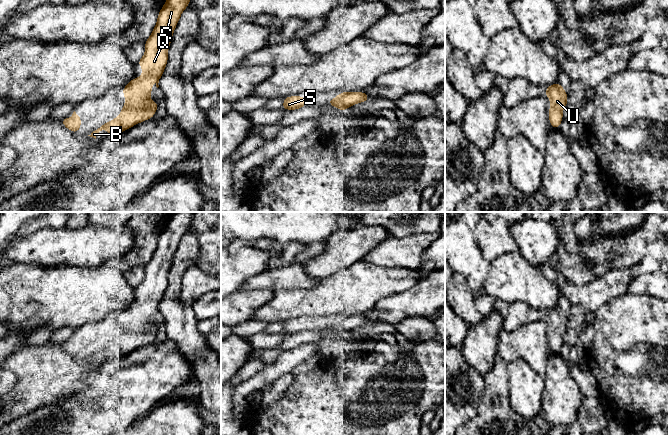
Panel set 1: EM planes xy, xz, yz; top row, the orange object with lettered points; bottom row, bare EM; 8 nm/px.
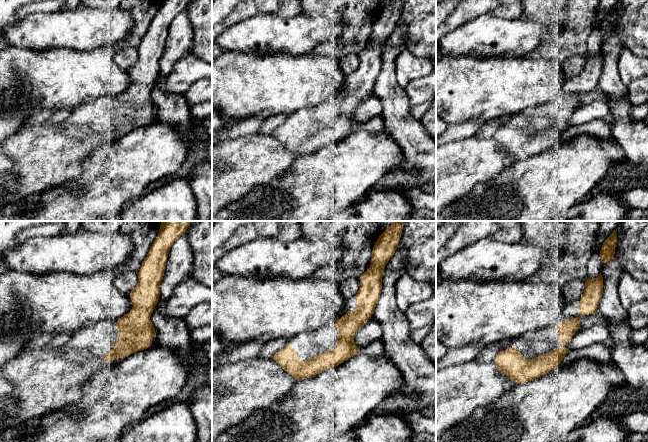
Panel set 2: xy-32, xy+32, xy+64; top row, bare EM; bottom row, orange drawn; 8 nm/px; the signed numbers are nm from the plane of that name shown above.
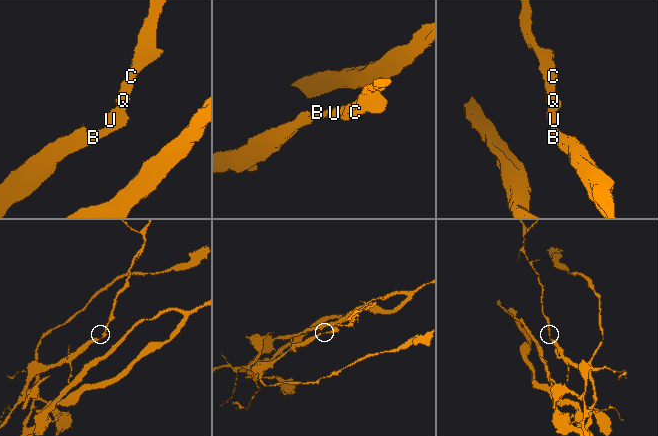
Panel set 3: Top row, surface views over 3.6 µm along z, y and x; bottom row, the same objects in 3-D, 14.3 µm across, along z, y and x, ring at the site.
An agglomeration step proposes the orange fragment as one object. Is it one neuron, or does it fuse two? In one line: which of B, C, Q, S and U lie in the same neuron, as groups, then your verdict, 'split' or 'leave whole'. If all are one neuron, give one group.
B C Q S U | leave whole

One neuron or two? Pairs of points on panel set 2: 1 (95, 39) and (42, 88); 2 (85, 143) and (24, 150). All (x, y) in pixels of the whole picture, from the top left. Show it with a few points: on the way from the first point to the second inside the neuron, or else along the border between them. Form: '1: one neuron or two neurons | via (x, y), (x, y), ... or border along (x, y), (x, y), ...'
1: two neurons | border along (105, 46), (87, 50), (60, 48)
2: one neuron | via (70, 150), (39, 150)

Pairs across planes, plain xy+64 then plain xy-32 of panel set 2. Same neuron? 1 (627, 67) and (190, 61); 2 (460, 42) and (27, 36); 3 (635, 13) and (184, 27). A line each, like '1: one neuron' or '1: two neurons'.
1: one neuron
2: one neuron
3: two neurons

